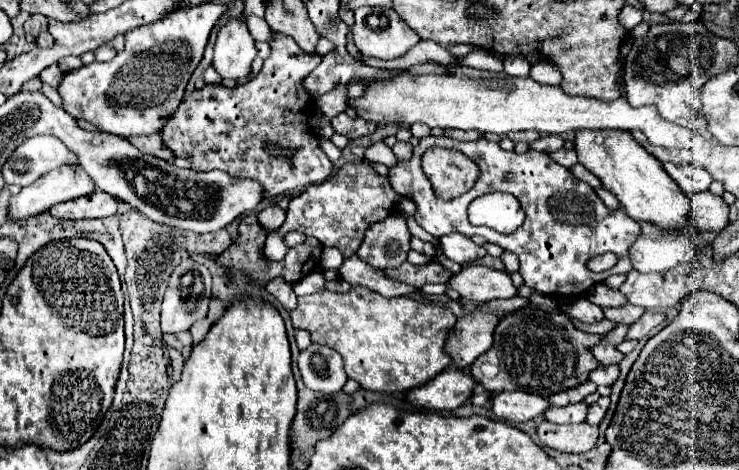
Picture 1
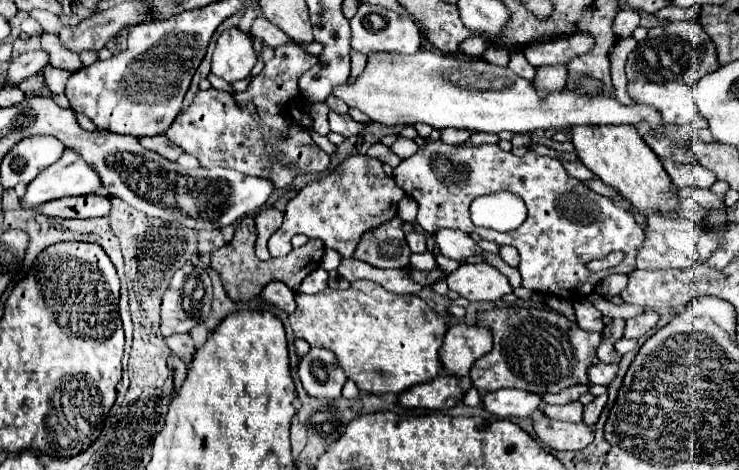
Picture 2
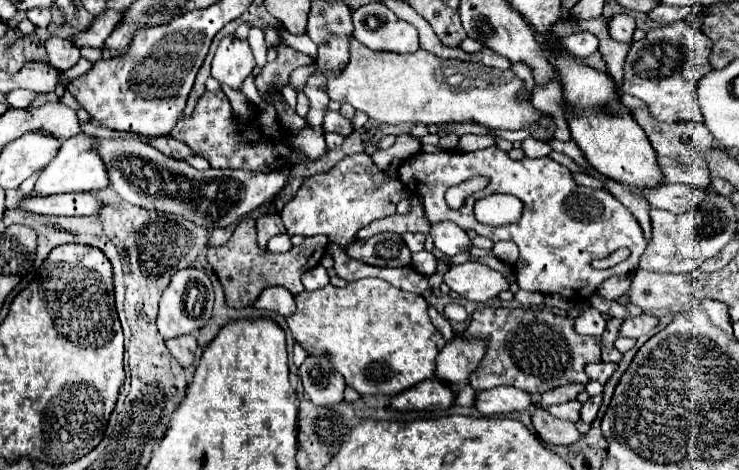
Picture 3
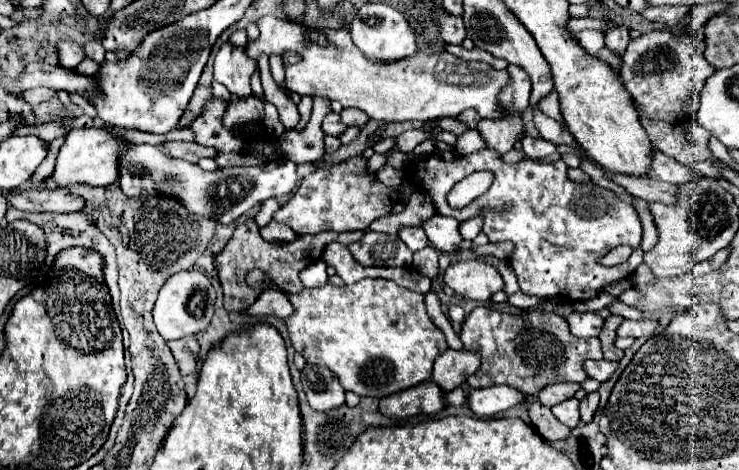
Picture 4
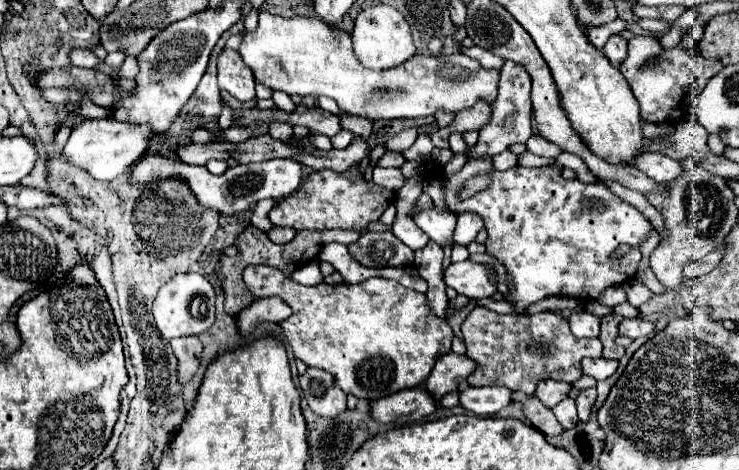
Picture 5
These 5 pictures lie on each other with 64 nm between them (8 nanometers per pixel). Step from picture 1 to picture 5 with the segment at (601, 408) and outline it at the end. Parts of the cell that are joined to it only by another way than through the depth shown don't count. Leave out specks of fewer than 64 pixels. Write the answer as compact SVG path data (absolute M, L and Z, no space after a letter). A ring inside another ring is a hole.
M588 388L588 390L582 390L580 396L576 398L576 406L578 406L578 418L582 422L586 422L590 418L590 410L596 402L596 388Z

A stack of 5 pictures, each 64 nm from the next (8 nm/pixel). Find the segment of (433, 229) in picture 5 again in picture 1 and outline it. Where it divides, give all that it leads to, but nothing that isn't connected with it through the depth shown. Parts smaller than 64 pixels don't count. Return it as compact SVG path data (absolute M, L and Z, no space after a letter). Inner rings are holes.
M448 234L440 238L440 248L446 258L450 258L456 264L470 264L474 260L480 260L486 256L482 246L476 246L468 236L462 234Z

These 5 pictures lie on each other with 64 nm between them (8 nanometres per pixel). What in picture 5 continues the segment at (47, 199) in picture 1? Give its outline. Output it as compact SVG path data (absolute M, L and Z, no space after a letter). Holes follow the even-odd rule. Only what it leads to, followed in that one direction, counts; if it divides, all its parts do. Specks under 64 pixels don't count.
M112 118L86 120L72 130L62 154L70 166L88 172L94 180L108 182L124 174L132 166L132 162L148 150L148 134L152 134L150 126L120 124Z

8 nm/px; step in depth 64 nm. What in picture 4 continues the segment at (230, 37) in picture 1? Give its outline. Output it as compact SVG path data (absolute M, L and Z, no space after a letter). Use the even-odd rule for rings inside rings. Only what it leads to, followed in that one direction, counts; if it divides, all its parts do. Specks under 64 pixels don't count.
M224 42L214 58L214 80L224 84L236 96L250 96L250 76L256 66L254 60L244 56L244 46Z

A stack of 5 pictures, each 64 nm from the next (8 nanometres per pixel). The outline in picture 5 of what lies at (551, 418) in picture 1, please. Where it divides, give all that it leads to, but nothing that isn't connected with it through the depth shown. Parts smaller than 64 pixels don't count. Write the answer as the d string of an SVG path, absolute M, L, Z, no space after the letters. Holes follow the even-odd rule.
M564 398L560 404L556 404L552 408L554 416L558 418L558 422L568 430L574 428L578 424L578 414L576 414L576 402L572 398Z

